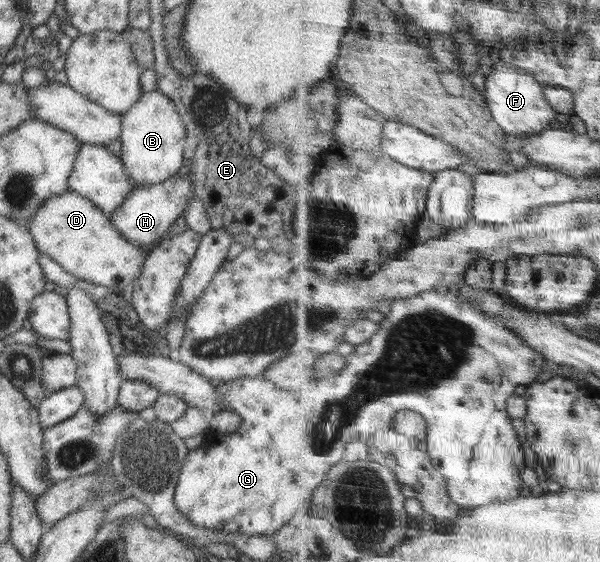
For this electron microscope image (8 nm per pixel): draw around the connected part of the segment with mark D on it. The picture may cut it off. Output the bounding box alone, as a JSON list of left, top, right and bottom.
[25,190,152,297]

